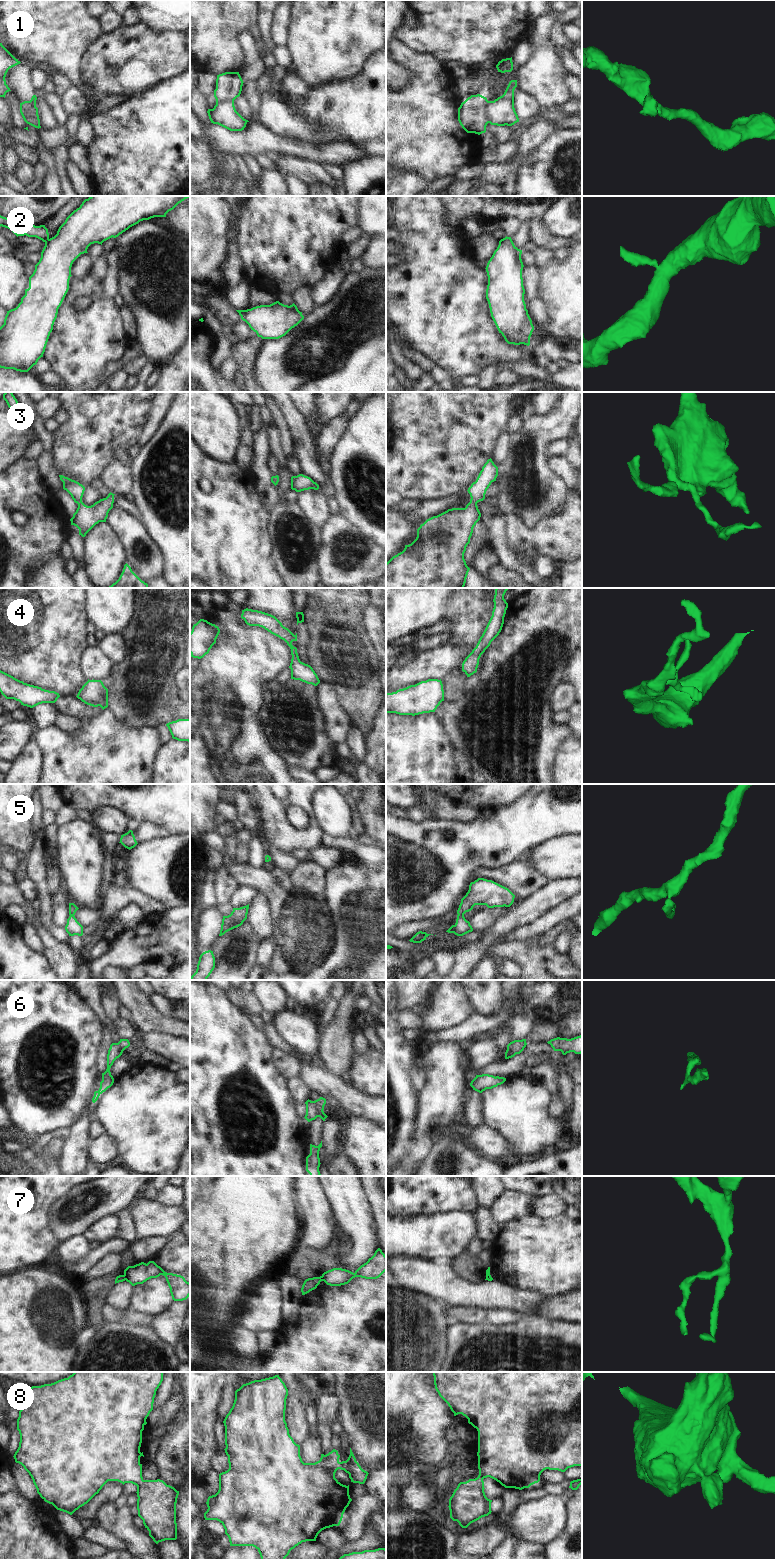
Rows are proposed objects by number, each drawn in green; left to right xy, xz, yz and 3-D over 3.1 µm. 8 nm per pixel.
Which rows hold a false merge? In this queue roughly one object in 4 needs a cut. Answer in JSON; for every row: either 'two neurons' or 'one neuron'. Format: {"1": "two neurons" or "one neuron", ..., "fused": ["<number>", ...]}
{"1": "two neurons", "2": "two neurons", "3": "one neuron", "4": "one neuron", "5": "one neuron", "6": "two neurons", "7": "two neurons", "8": "one neuron", "fused": ["1", "2", "6", "7"]}

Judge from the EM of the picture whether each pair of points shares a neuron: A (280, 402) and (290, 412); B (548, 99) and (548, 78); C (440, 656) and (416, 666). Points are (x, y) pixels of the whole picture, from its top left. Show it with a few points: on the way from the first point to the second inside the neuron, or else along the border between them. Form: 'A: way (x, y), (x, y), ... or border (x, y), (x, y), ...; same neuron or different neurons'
A: way (282, 404), (288, 410); same neuron
B: way (548, 94), (548, 83); same neuron
C: way (434, 662), (430, 665), (422, 666); same neuron

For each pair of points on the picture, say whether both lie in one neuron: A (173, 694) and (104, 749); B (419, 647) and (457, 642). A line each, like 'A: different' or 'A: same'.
A: different
B: different

